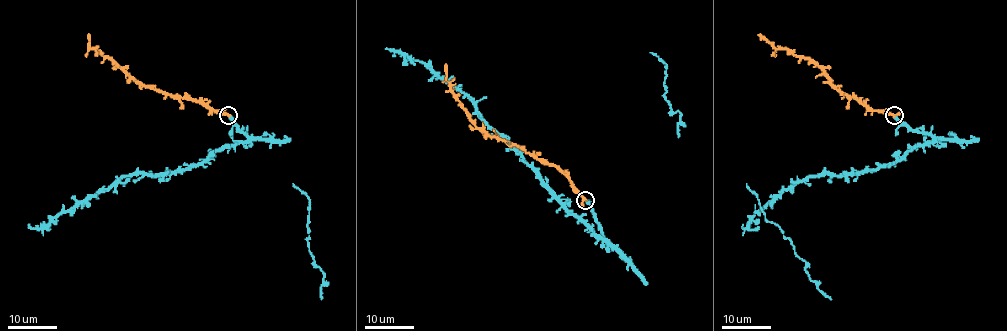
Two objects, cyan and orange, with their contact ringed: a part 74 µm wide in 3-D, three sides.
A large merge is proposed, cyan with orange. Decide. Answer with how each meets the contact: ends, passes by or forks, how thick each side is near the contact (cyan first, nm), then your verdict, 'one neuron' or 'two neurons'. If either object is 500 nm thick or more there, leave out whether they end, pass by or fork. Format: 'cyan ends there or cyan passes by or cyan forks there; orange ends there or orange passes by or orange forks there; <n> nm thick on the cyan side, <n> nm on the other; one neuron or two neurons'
cyan ends there; orange passes by; 420 nm thick on the cyan side, 300 nm on the other; one neuron

